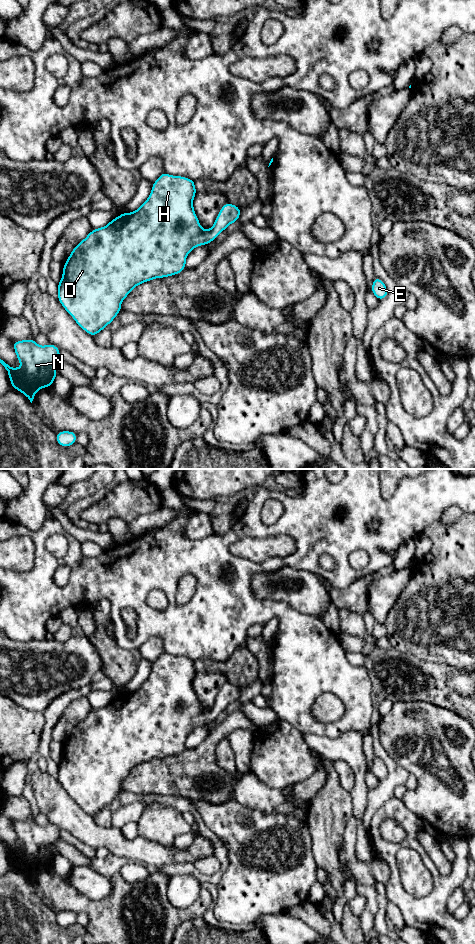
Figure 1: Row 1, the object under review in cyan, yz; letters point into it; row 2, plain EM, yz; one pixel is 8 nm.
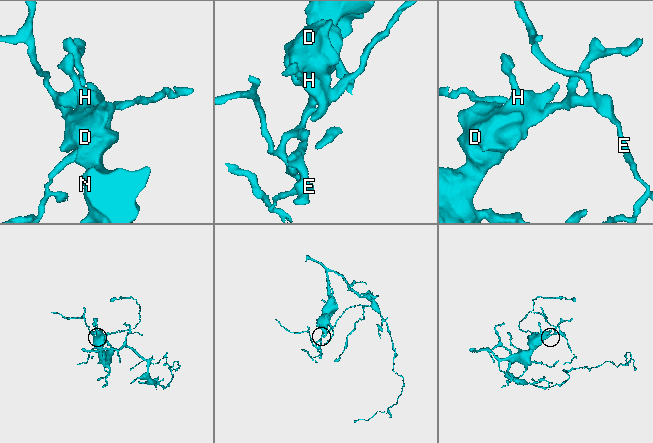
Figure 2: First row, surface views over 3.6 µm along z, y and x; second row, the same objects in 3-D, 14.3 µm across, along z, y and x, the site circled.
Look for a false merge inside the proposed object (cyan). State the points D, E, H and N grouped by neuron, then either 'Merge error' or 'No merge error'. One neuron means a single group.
Groups: D E H N. No merge error

